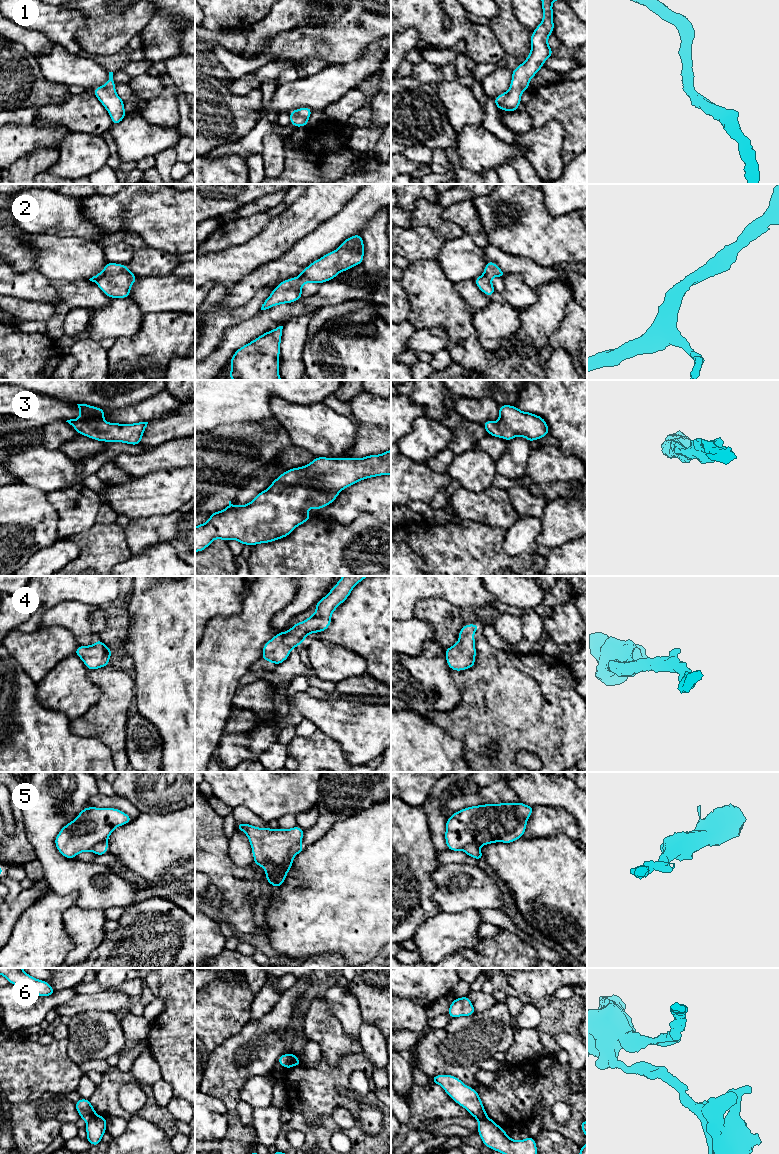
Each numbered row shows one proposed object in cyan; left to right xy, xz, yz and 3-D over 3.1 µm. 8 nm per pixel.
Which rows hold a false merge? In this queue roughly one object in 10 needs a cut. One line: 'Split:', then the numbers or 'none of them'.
Split: 5, 6

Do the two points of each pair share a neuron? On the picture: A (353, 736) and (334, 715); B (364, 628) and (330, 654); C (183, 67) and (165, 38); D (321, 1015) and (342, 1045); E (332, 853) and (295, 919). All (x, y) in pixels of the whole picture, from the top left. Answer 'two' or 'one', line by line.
A: one
B: two
C: two
D: one
E: one

